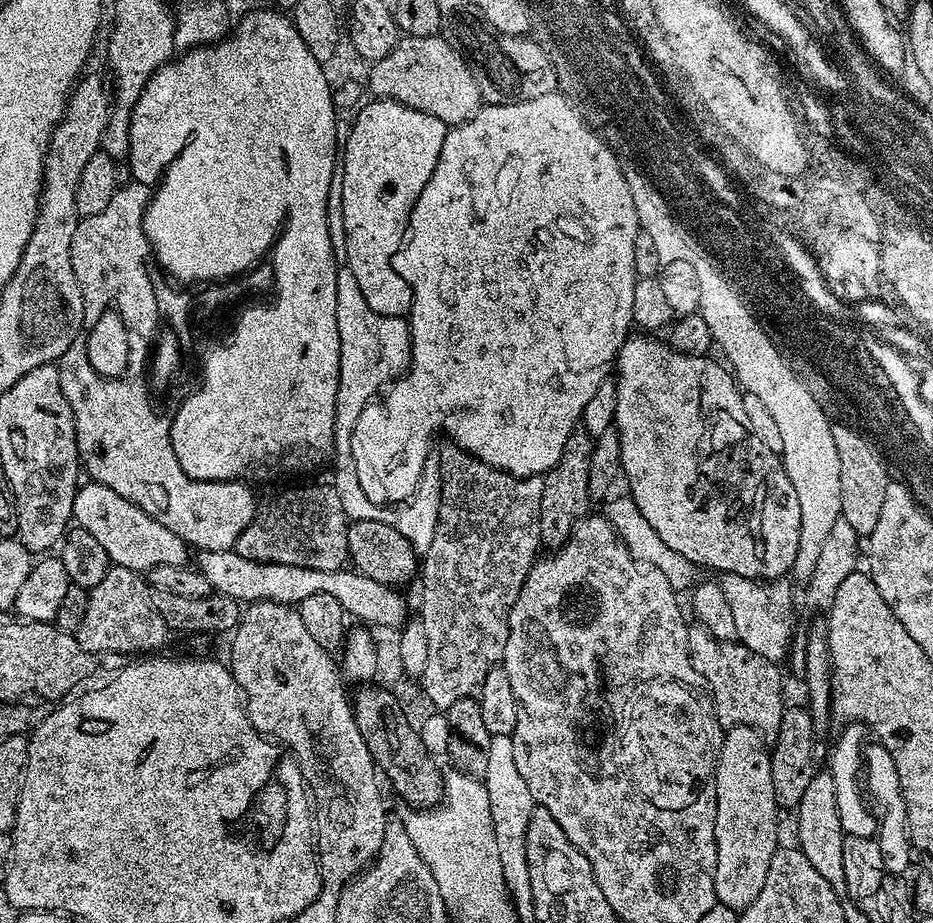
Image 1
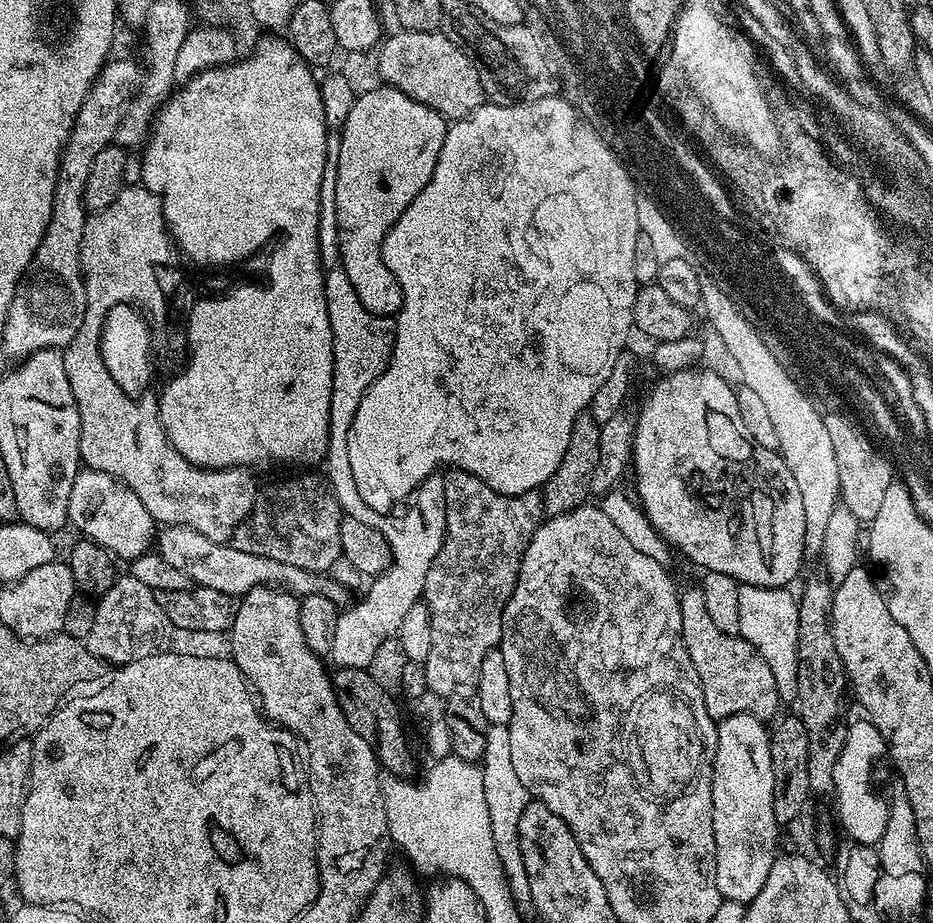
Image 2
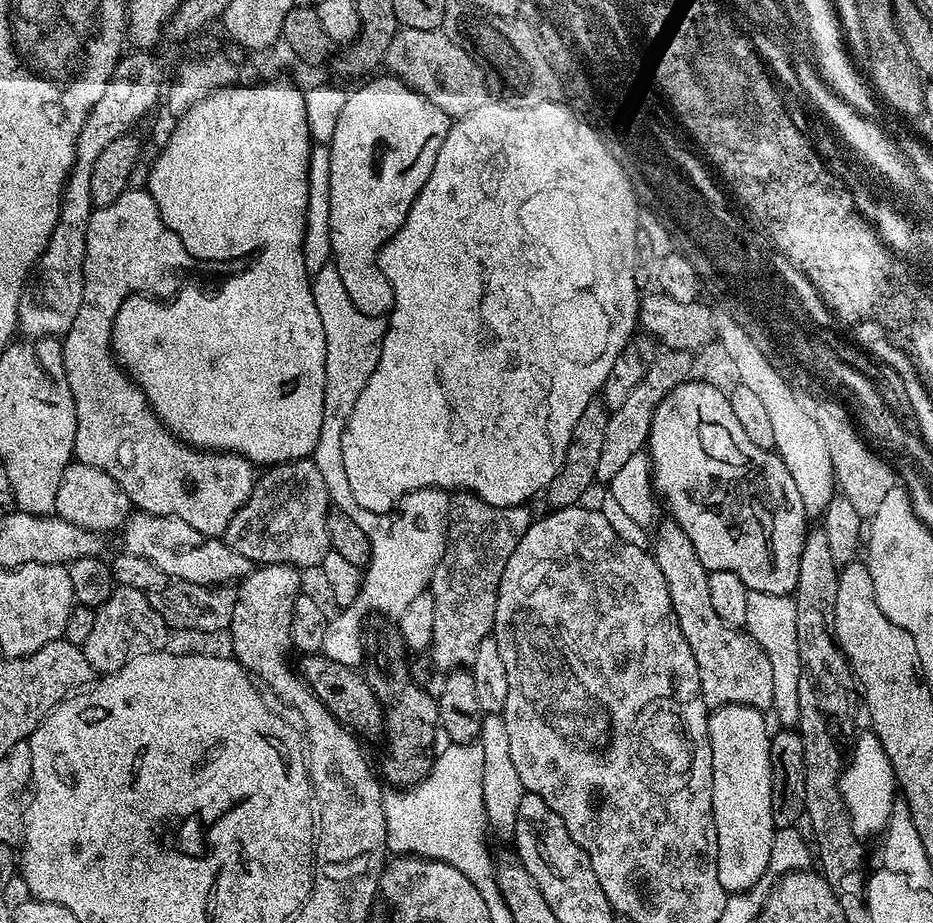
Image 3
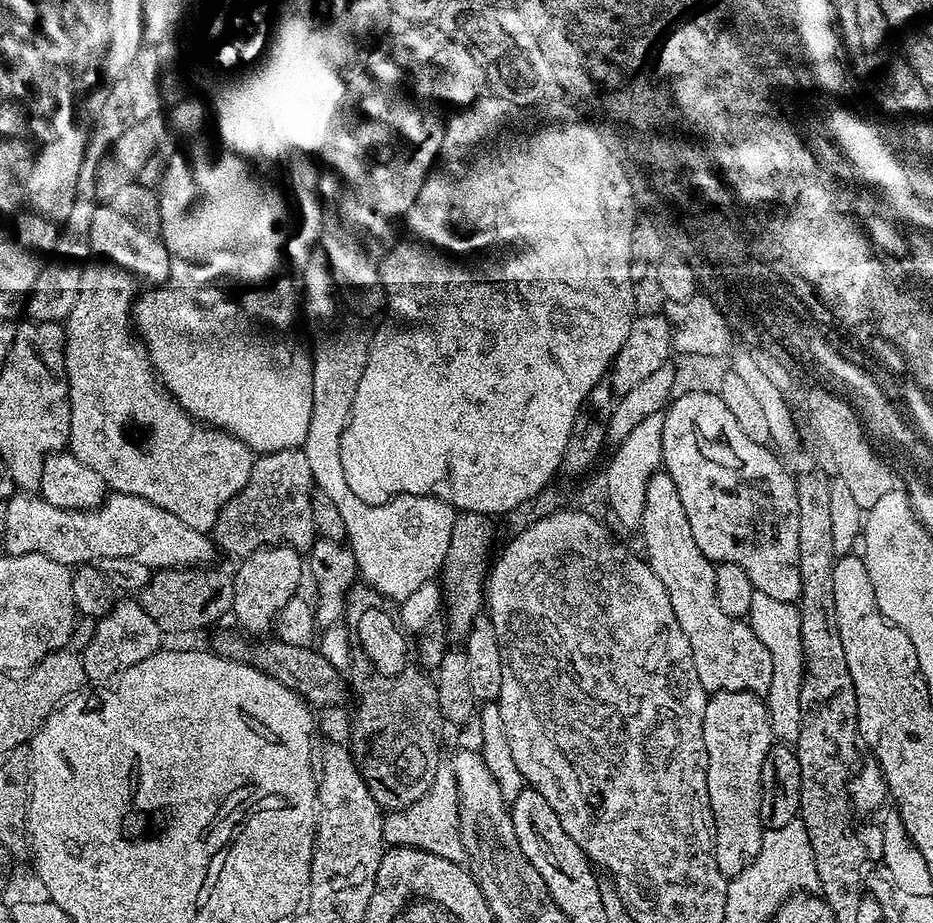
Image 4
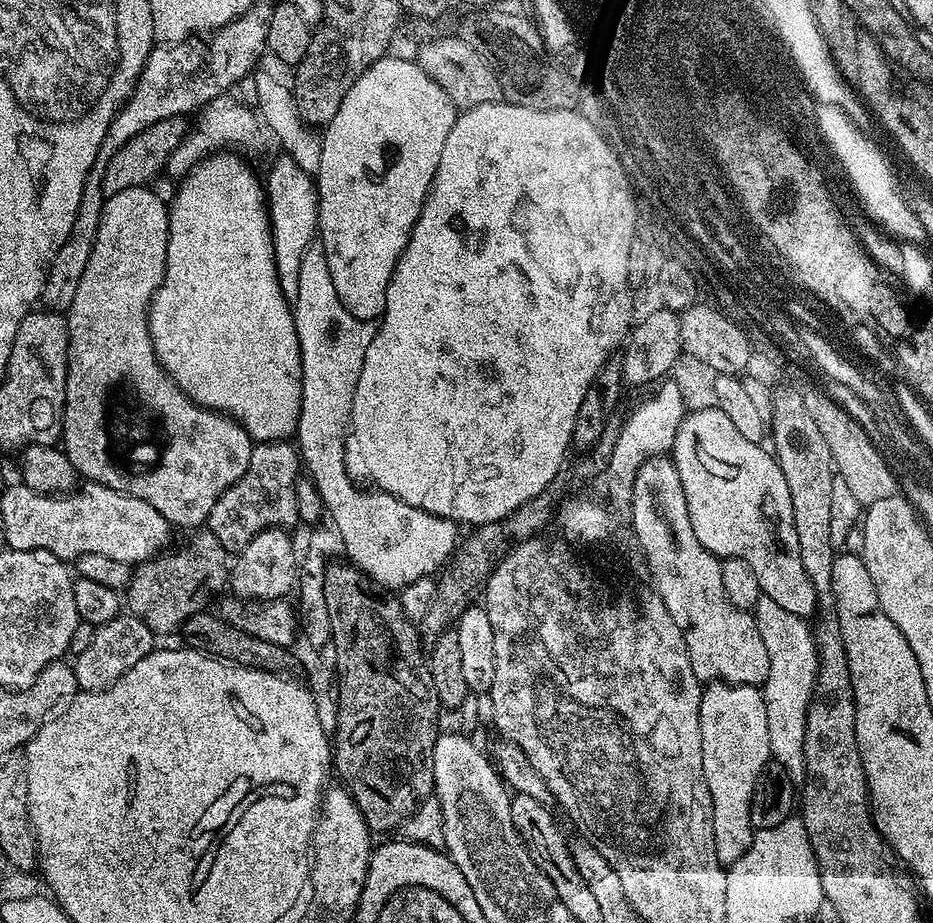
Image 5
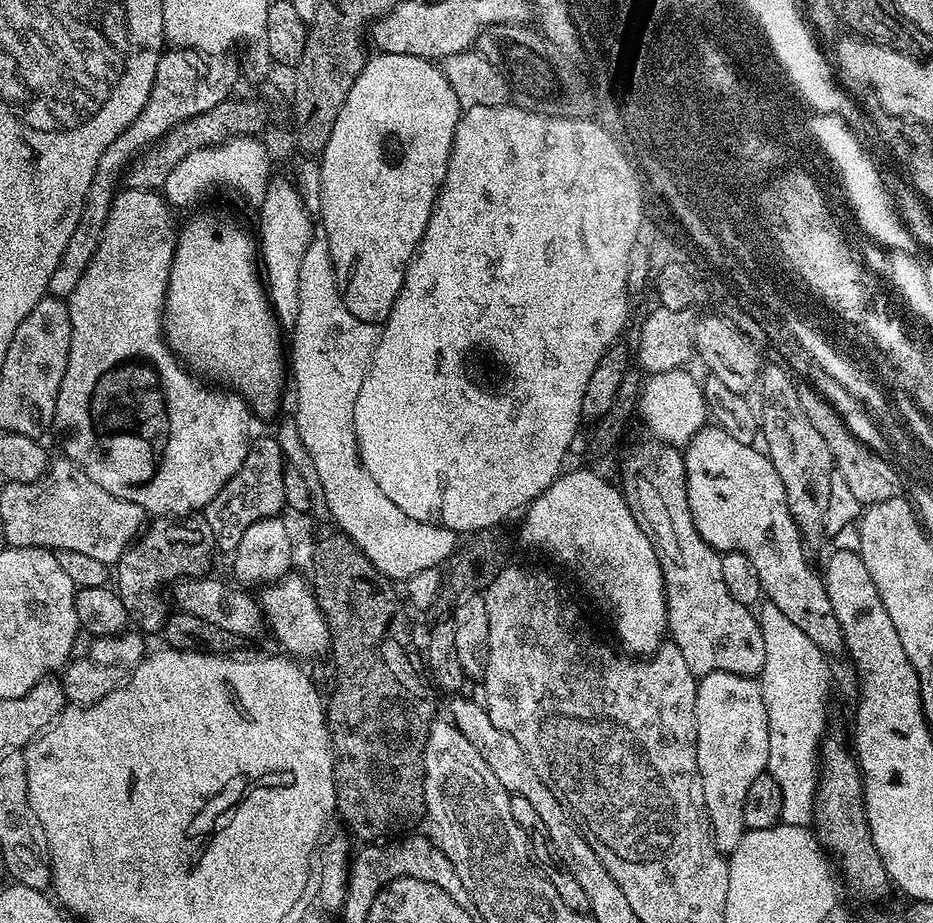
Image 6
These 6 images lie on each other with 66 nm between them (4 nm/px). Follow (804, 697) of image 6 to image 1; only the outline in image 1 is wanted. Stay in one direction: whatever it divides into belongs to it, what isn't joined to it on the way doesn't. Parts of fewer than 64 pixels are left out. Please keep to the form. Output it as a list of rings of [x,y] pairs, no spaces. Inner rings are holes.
[[[724,574],[719,577],[718,583],[722,586],[722,594],[726,594],[726,602],[730,602],[730,610],[734,610],[736,640],[754,650],[754,654],[762,654],[762,658],[780,662],[792,644],[792,623],[796,620],[796,612],[792,609],[793,581],[781,578],[761,582]]]

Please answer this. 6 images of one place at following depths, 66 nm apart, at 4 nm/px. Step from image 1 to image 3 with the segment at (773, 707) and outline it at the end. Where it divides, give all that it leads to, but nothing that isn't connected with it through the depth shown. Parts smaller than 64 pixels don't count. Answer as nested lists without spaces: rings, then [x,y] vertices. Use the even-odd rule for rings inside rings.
[[[671,518],[661,519],[654,528],[654,543],[650,551],[666,578],[666,590],[670,590],[670,602],[682,626],[682,634],[694,654],[698,666],[700,693],[709,709],[721,708],[727,704],[741,704],[751,708],[768,710],[774,698],[774,670],[770,670],[770,658],[766,658],[761,646],[747,631],[731,628],[718,618],[710,603],[709,571],[698,562],[694,544],[686,538],[686,532]]]

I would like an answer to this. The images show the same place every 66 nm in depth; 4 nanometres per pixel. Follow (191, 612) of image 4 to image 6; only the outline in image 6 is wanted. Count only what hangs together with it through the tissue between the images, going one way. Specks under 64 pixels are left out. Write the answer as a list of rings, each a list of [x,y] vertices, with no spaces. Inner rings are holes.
[[[199,515],[156,518],[151,524],[114,565],[114,587],[120,593],[122,606],[126,606],[131,623],[144,634],[159,633],[170,615],[169,605],[156,597],[156,588],[185,578],[203,577],[212,564],[212,552],[217,551],[214,534],[210,534],[210,526]]]

